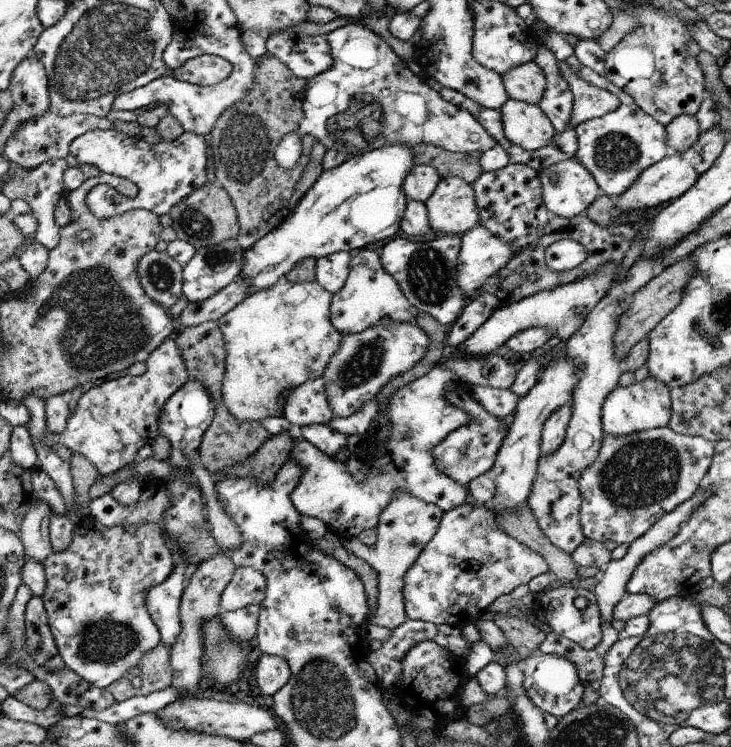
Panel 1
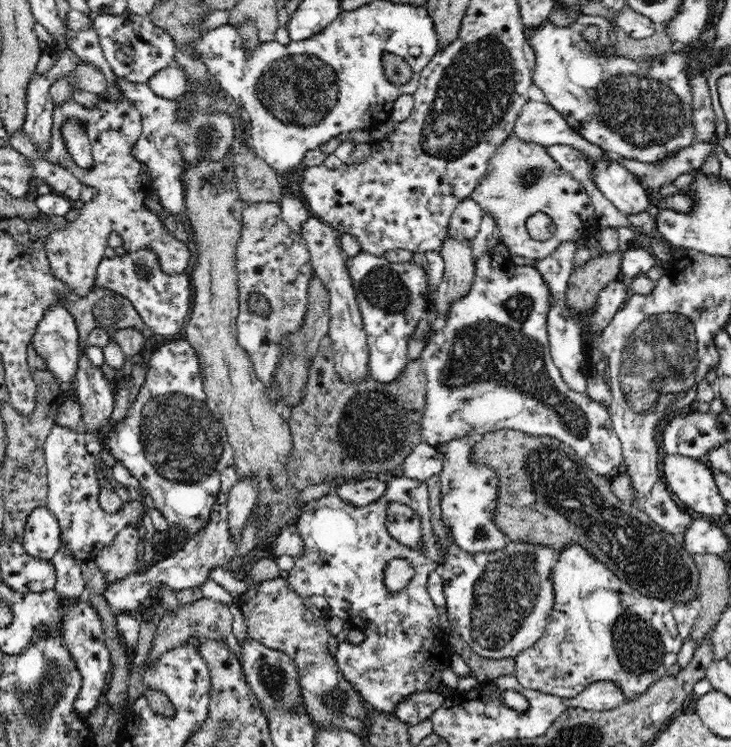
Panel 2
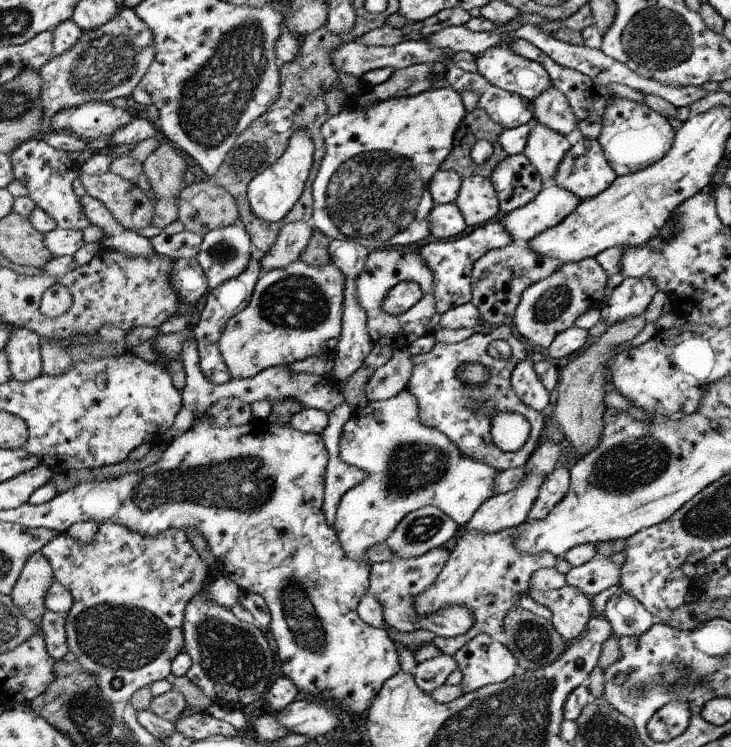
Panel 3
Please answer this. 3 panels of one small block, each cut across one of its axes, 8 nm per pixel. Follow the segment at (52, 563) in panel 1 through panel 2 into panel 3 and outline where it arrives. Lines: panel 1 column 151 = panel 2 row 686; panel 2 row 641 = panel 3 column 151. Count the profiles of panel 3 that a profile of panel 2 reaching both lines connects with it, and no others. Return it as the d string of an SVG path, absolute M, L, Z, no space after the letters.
M102 522L98 529L97 536L94 537L92 542L78 542L77 539L68 536L66 533L58 533L58 536L54 536L50 540L48 545L45 545L41 549L42 554L50 561L50 566L53 567L54 578L62 583L62 586L67 586L73 593L73 608L66 613L66 638L68 639L69 651L74 654L76 660L79 660L82 670L86 672L94 673L98 681L98 688L100 688L100 694L102 698L106 699L106 702L110 702L115 709L119 709L124 705L128 705L130 698L138 689L142 687L148 687L152 685L154 681L161 681L166 679L172 673L172 662L174 658L184 650L185 646L185 610L188 608L188 604L198 594L202 594L205 601L209 601L209 604L218 604L220 606L226 606L230 609L238 603L238 598L241 596L242 589L235 583L221 574L217 574L217 577L213 580L208 580L211 571L207 564L202 561L198 551L194 548L193 543L189 541L189 537L186 531L178 530L178 528L170 528L165 533L158 534L158 536L146 536L146 534L138 534L134 530L130 530L128 526L122 526L121 523L116 522Z

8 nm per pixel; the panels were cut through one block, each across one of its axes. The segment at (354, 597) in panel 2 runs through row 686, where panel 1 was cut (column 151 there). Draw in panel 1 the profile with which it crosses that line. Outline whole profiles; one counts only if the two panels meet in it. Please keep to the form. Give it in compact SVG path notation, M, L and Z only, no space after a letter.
M174 335L166 339L150 354L144 374L137 377L129 374L115 380L104 381L99 386L91 388L78 400L75 409L68 417L67 427L63 433L52 434L47 430L47 434L43 437L45 445L52 448L54 444L63 444L74 453L83 454L96 467L100 476L104 477L136 461L138 449L146 444L150 445L160 435L157 428L160 426L160 418L162 418L166 402L189 380L181 352Z

